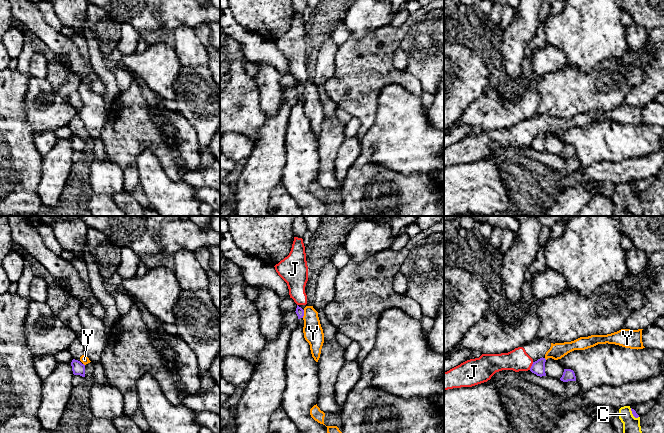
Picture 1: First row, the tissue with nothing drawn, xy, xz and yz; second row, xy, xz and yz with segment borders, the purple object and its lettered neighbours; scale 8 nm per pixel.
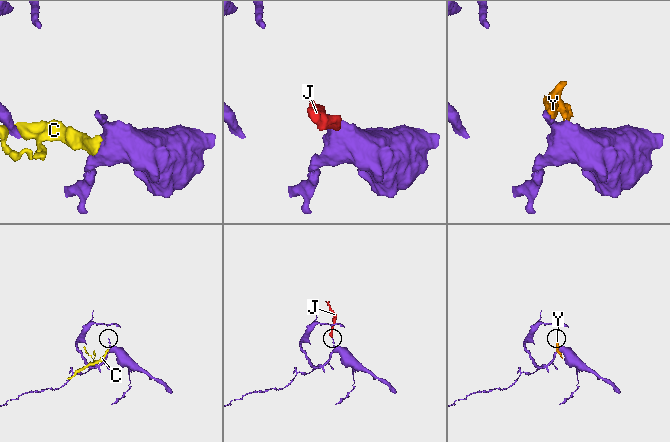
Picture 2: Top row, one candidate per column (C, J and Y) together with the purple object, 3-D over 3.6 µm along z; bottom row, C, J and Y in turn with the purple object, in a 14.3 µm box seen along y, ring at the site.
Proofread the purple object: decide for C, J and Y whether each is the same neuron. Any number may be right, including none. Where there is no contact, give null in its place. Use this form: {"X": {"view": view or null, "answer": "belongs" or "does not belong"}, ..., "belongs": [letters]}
{"C": {"view": "yz", "answer": "does not belong"}, "J": {"view": "yz", "answer": "does not belong"}, "Y": {"view": "xz", "answer": "does not belong"}, "belongs": []}

